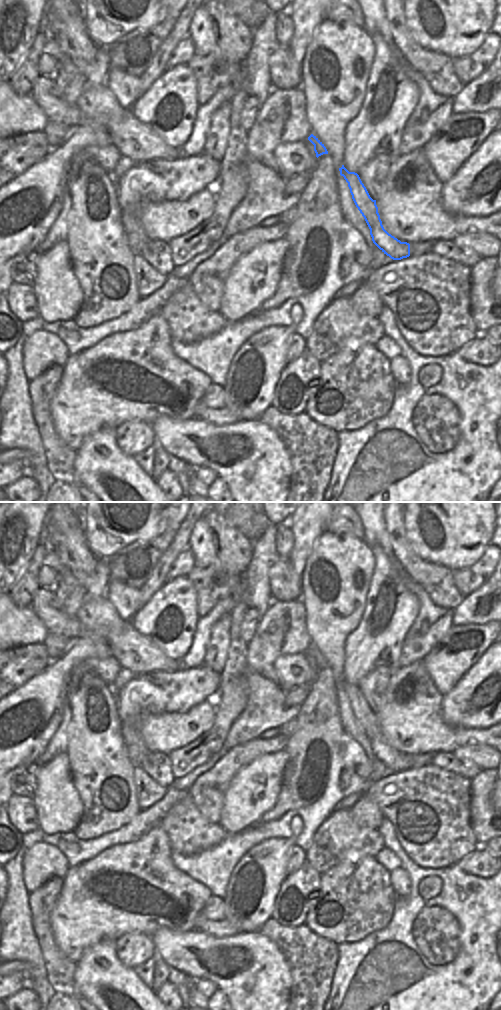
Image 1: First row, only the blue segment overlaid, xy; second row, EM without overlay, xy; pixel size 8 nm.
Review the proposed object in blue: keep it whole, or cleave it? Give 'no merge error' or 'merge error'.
no merge error

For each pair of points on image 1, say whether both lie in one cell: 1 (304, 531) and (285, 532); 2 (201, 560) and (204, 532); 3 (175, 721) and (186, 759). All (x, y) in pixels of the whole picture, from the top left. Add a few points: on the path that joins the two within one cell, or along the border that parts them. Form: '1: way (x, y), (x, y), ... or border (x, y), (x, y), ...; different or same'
1: border (282, 523), (293, 535), (289, 555); different
2: way (203, 553), (203, 539); same
3: border (203, 734), (186, 745), (173, 749), (168, 754); different

